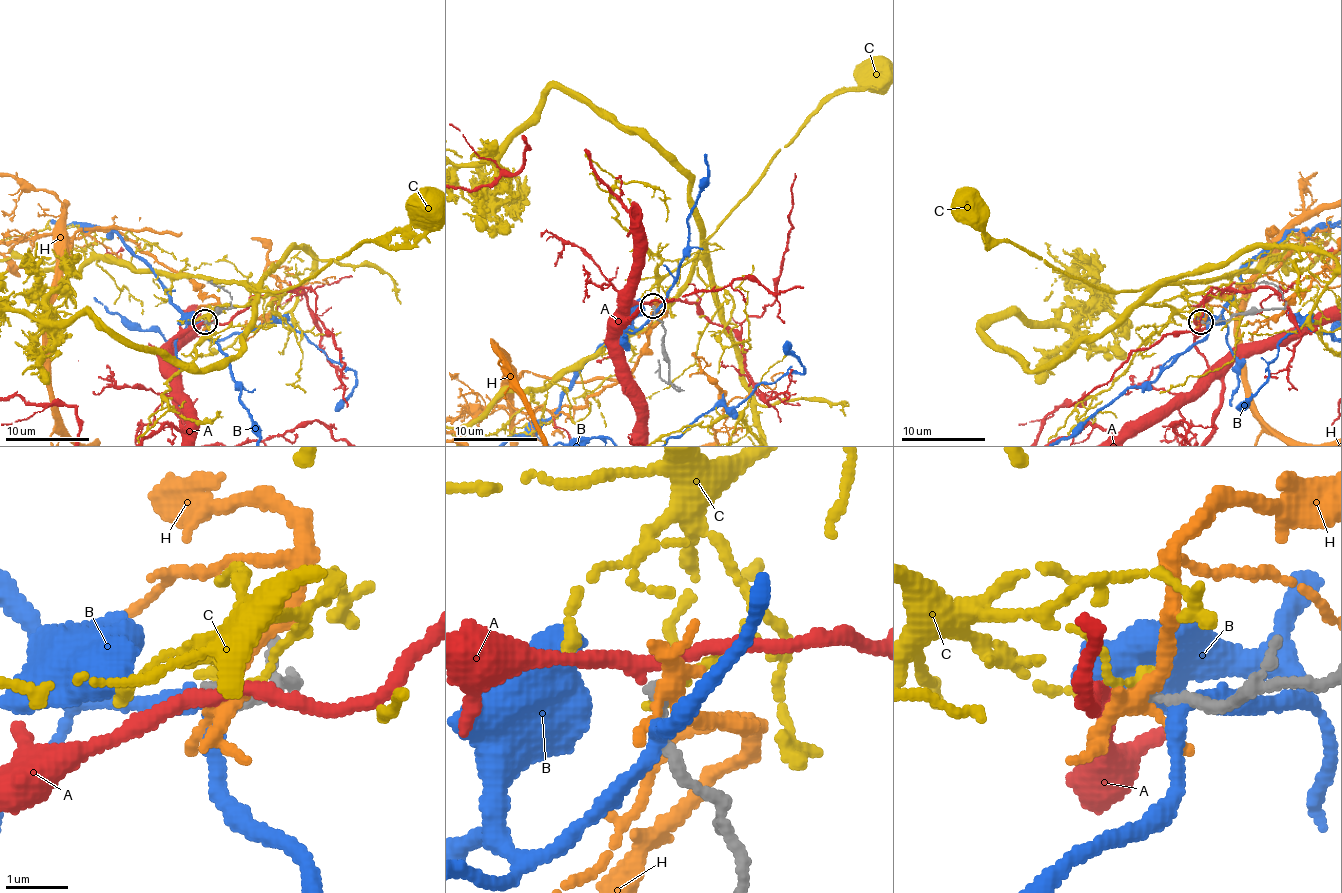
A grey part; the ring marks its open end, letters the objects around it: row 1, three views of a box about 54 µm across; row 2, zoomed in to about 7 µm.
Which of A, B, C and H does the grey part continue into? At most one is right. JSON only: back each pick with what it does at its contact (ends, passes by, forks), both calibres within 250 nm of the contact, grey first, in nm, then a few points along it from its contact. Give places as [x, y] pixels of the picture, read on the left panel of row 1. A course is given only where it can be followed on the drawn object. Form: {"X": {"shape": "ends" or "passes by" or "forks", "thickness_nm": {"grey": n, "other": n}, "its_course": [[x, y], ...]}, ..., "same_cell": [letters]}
{"A": {"shape": "passes by", "thickness_nm": {"grey": 220, "other": 240}}, "same_cell": ["A"]}

